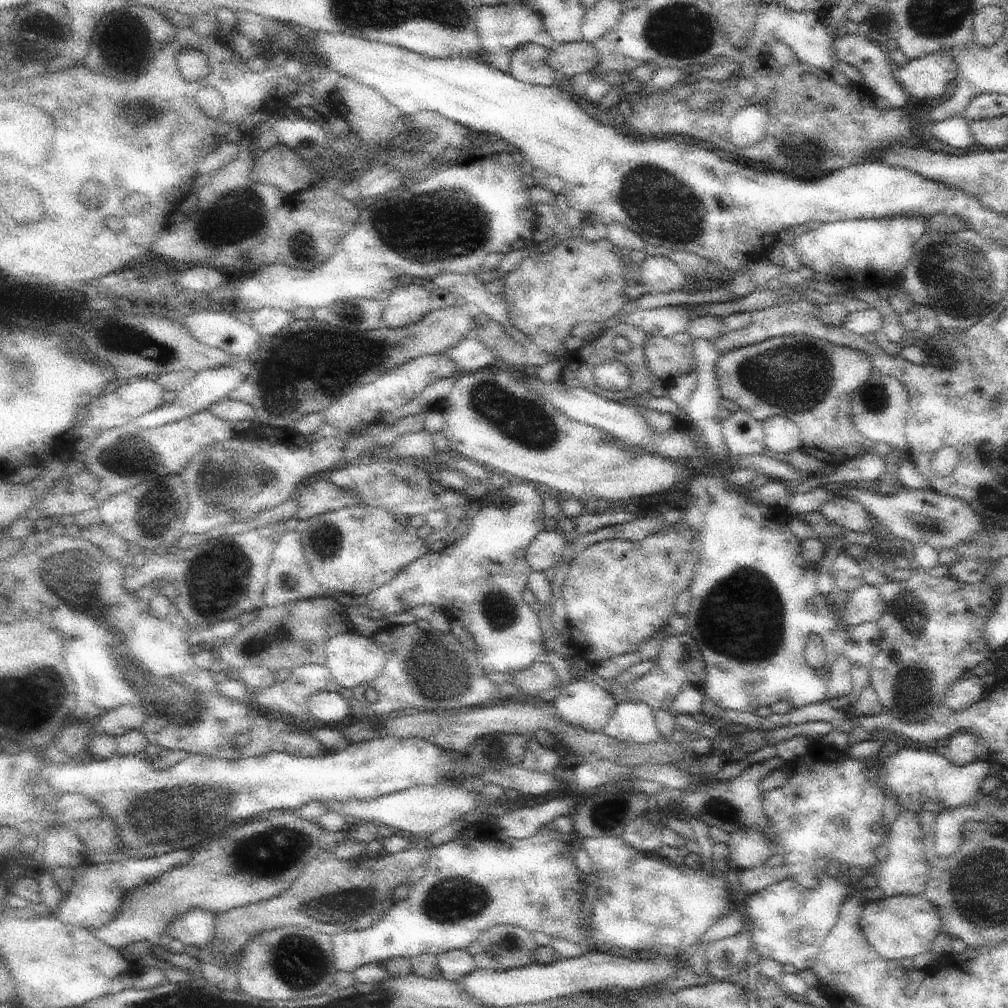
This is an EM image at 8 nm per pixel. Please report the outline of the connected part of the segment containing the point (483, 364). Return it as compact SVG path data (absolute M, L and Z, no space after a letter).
M478 334L464 337L458 345L451 348L446 357L457 366L457 375L482 371L497 365L495 352L481 342Z

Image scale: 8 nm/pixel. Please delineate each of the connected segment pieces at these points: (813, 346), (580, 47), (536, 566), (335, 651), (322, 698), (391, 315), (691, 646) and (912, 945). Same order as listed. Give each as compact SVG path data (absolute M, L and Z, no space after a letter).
M786 335L721 354L716 361L715 373L722 398L734 400L741 409L747 410L761 421L774 415L793 420L801 432L802 450L815 459L838 468L854 457L872 453L878 444L856 428L850 406L854 390L872 376L873 369L871 358L864 351L835 345L810 335Z
M572 41L555 45L548 57L550 66L557 70L558 76L571 78L581 72L592 72L600 62L598 49L588 41Z
M542 529L527 546L525 557L533 571L544 573L558 564L561 554L568 545L569 537L560 530Z
M357 631L340 633L330 638L325 653L324 664L332 676L341 687L350 688L350 690L376 680L386 670L388 662L388 657L383 648L380 648L380 645L376 644L374 640L364 637Z
M319 692L312 695L308 704L312 709L312 714L321 722L326 722L326 724L342 722L352 713L348 700L342 697L339 692Z
M404 283L390 294L382 318L388 327L407 327L421 321L432 307L426 287Z
M671 635L666 636L661 643L660 650L654 659L650 659L655 666L649 673L645 674L638 681L633 682L627 688L620 687L616 681L611 682L611 691L618 703L625 700L634 700L646 703L653 711L660 708L666 709L665 704L674 701L680 694L682 685L687 682L694 683L697 687L703 688L705 674L707 673L704 659L692 636Z
M885 895L866 901L860 924L866 940L886 960L900 961L930 951L934 938L942 931L938 909L925 895Z

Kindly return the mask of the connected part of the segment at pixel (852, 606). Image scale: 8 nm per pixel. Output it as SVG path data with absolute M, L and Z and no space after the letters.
M865 582L837 608L849 625L859 625L865 622L877 623L884 614L885 604L880 591Z

